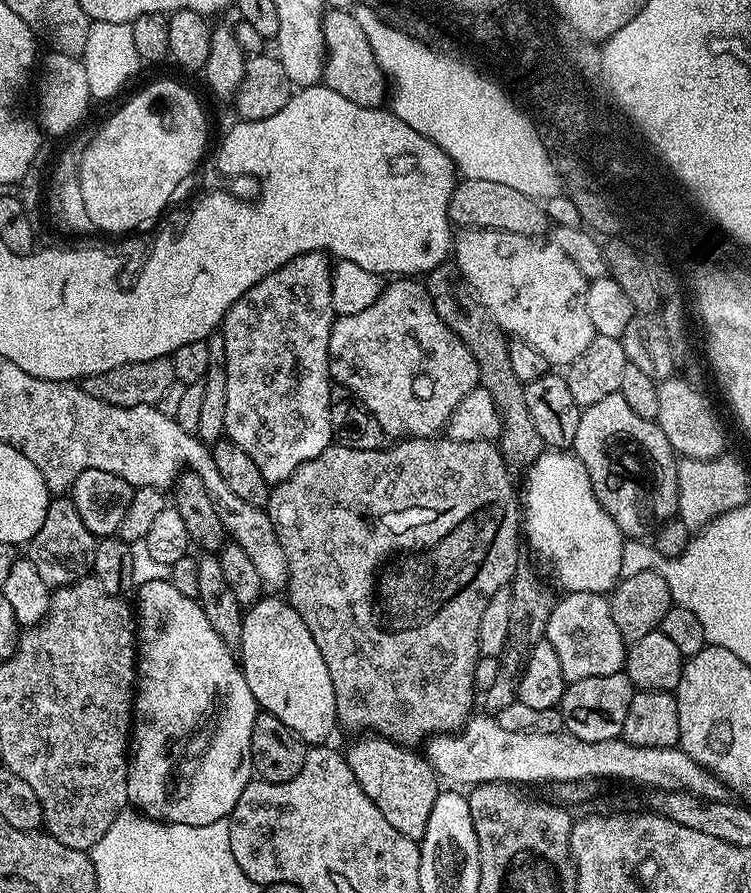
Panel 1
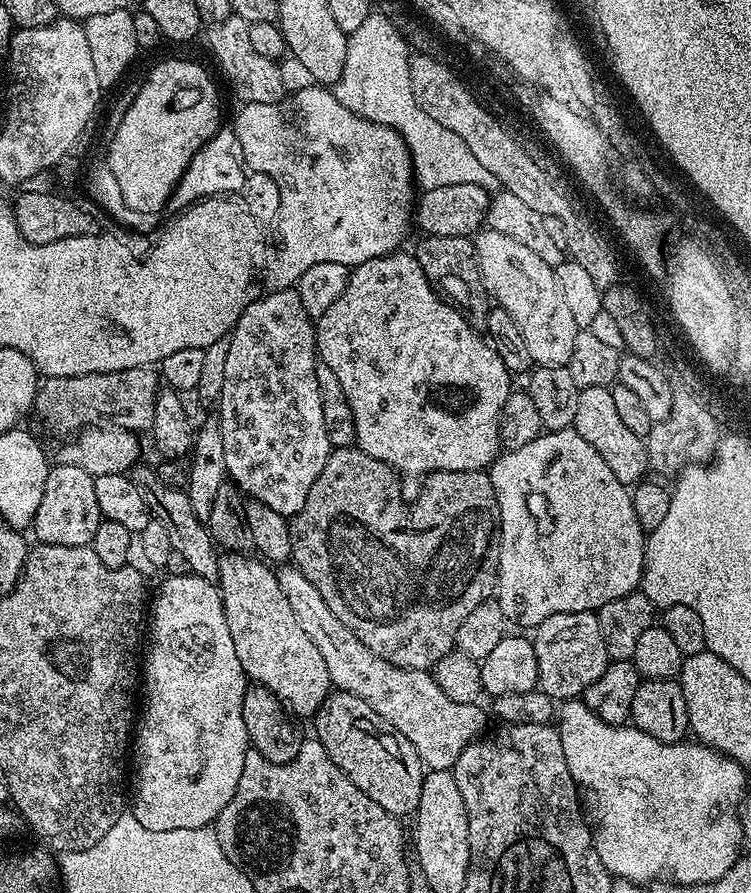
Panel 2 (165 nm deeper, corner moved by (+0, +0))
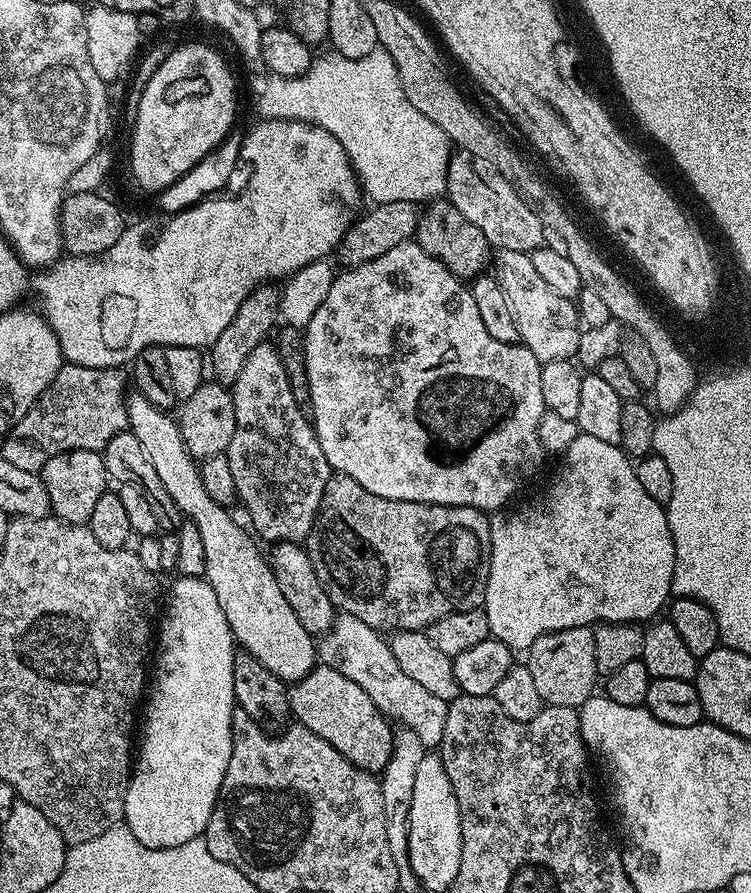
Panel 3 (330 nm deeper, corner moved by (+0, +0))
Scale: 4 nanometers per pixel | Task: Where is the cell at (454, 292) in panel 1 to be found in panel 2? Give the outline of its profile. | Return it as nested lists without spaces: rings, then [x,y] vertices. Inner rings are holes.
[[[425,235],[414,255],[432,287],[449,304],[455,304],[473,326],[484,326],[488,322],[490,297],[484,289],[482,274],[478,266],[475,243],[469,237],[434,237]]]

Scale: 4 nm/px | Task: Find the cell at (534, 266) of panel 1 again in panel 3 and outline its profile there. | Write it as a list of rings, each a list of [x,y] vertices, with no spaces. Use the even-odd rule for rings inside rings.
[[[499,250],[494,256],[494,275],[510,302],[514,322],[518,326],[519,343],[525,344],[540,361],[572,360],[578,350],[582,325],[578,308],[573,301],[550,290],[545,280],[534,270],[534,262],[527,252]]]

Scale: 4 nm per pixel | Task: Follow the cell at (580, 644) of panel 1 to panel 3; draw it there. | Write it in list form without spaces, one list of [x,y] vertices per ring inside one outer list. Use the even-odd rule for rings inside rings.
[[[591,627],[558,630],[546,634],[533,642],[532,647],[527,649],[526,656],[528,669],[545,705],[570,706],[578,710],[597,691],[598,673]]]

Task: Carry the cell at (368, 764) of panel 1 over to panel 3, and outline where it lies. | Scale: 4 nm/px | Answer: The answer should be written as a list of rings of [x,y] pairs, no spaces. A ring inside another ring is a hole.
[[[317,666],[306,678],[295,681],[288,690],[288,710],[295,723],[324,738],[360,769],[381,773],[392,756],[394,730],[389,719],[374,706],[362,686],[338,670]]]

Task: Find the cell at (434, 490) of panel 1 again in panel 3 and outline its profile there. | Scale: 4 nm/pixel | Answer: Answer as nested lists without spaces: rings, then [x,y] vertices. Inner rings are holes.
[[[334,474],[326,482],[326,490],[322,494],[320,509],[316,515],[314,526],[306,538],[308,557],[314,566],[314,574],[318,574],[318,582],[326,590],[326,594],[340,612],[350,614],[354,618],[362,618],[366,626],[384,634],[389,630],[416,631],[426,630],[436,620],[445,618],[458,611],[469,611],[471,608],[480,608],[486,594],[486,582],[490,574],[490,520],[485,513],[479,512],[472,505],[446,506],[445,504],[419,504],[418,502],[402,502],[401,500],[387,500],[378,498],[378,494],[370,494],[354,478],[343,474]]]

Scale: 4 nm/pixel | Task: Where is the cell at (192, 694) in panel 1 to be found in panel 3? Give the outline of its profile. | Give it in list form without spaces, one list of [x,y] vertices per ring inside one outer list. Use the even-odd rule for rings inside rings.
[[[180,576],[172,584],[172,589],[167,589],[166,604],[168,609],[163,609],[162,619],[158,624],[158,648],[160,644],[160,657],[156,660],[156,673],[151,673],[150,683],[146,688],[146,703],[142,708],[142,728],[144,733],[138,736],[138,751],[134,756],[134,763],[130,773],[126,798],[124,799],[123,823],[147,848],[173,848],[182,846],[182,842],[201,839],[210,822],[210,814],[216,805],[216,799],[222,786],[222,778],[226,774],[226,766],[230,766],[230,750],[232,749],[232,714],[236,711],[234,698],[234,654],[238,650],[232,639],[232,631],[226,622],[226,614],[222,614],[222,606],[218,603],[218,594],[208,585],[207,580],[198,576]]]

